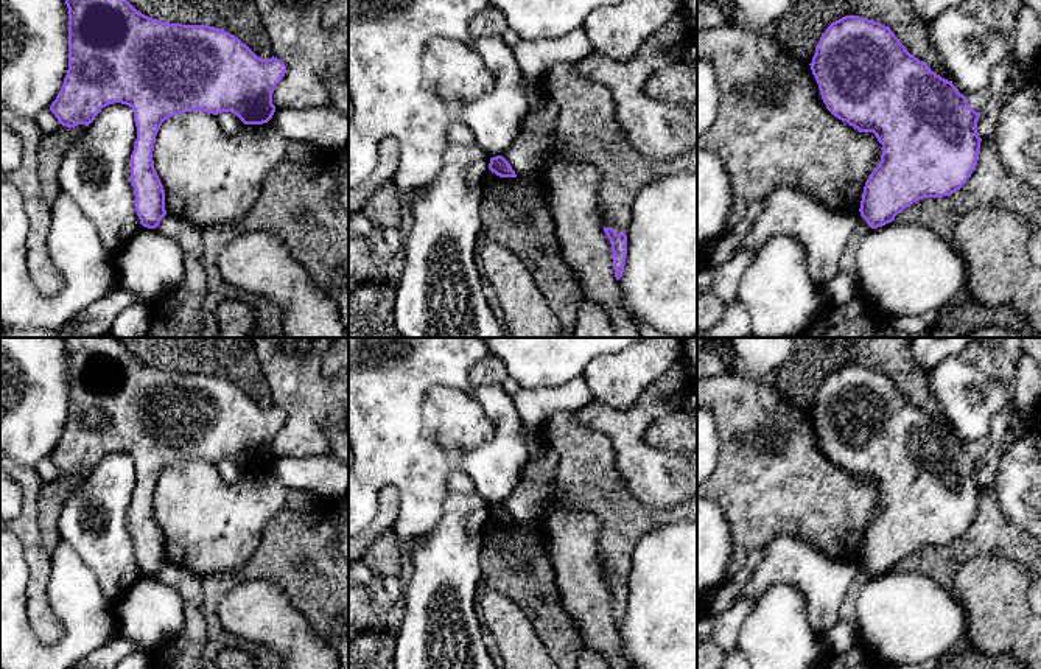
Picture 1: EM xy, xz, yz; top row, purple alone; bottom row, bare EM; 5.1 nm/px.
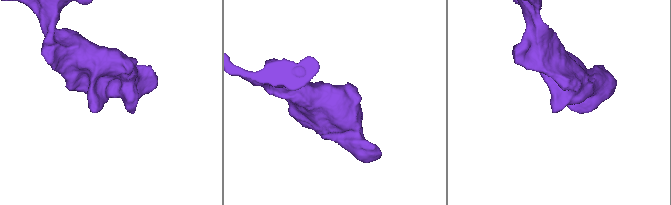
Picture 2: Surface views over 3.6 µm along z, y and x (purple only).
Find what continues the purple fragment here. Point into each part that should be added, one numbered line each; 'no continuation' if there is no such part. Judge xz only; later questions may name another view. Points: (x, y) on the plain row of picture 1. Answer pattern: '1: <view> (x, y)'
no continuation

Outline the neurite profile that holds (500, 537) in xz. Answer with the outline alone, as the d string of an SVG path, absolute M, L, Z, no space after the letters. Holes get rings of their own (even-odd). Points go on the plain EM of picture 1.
M490 518L484 529L484 546L498 549L507 560L507 565L521 571L528 566L523 551L515 541L515 535L520 526L499 526Z

